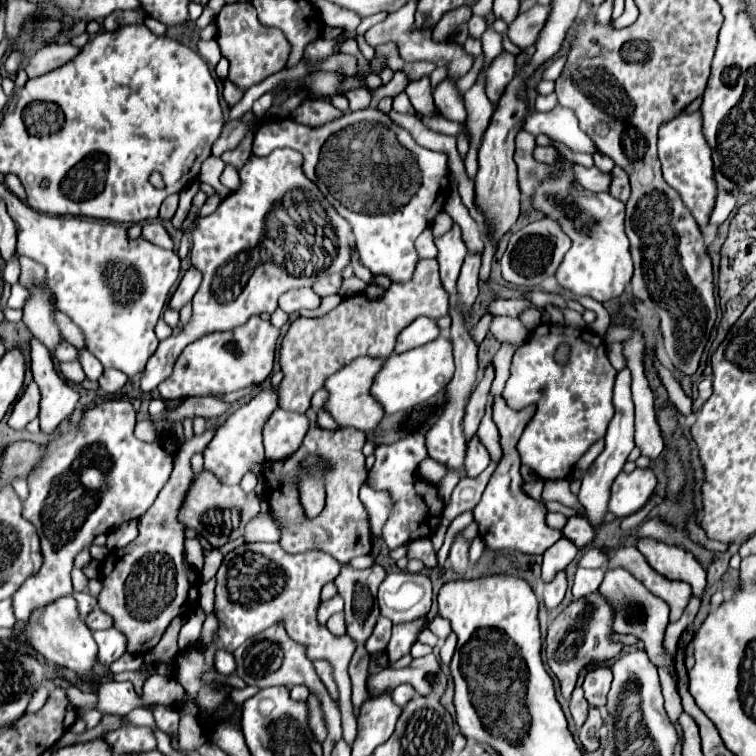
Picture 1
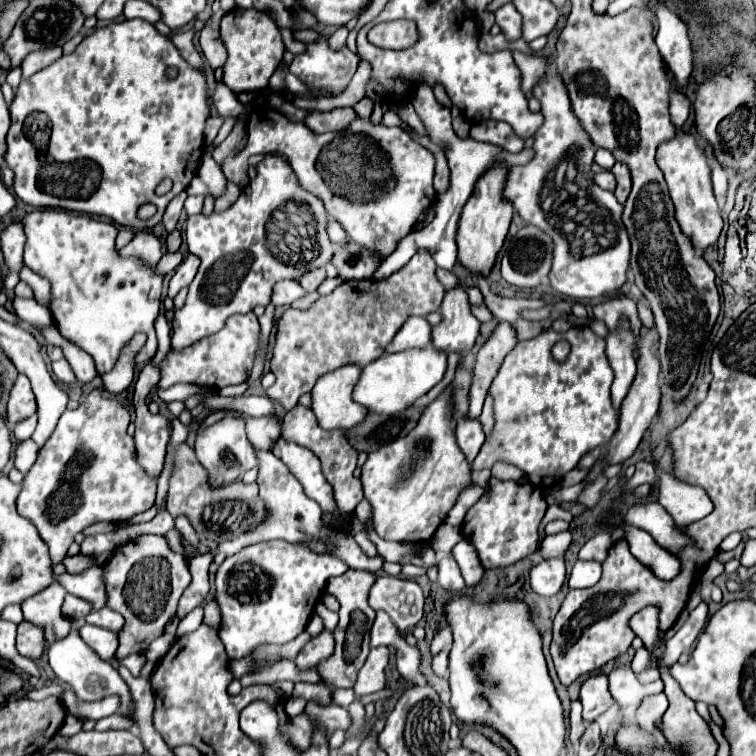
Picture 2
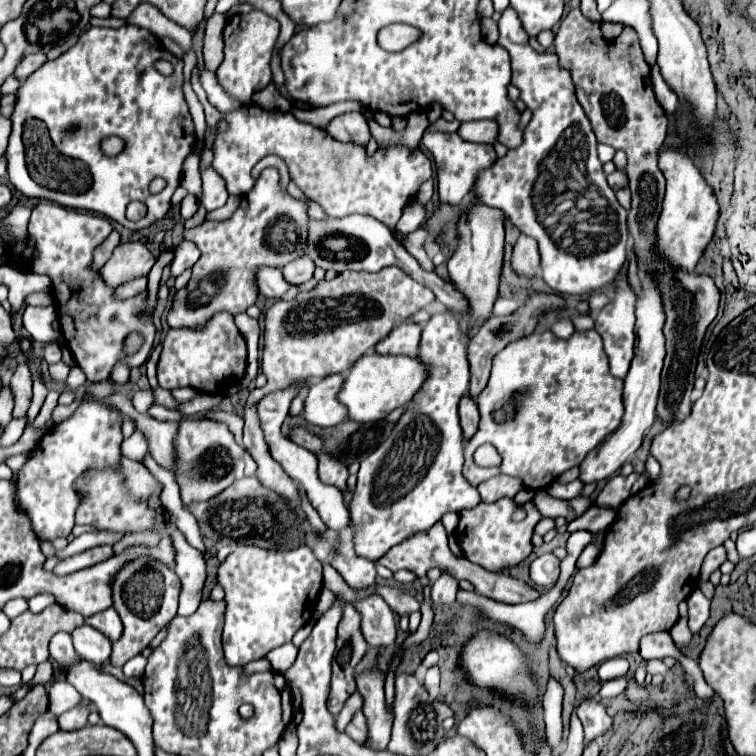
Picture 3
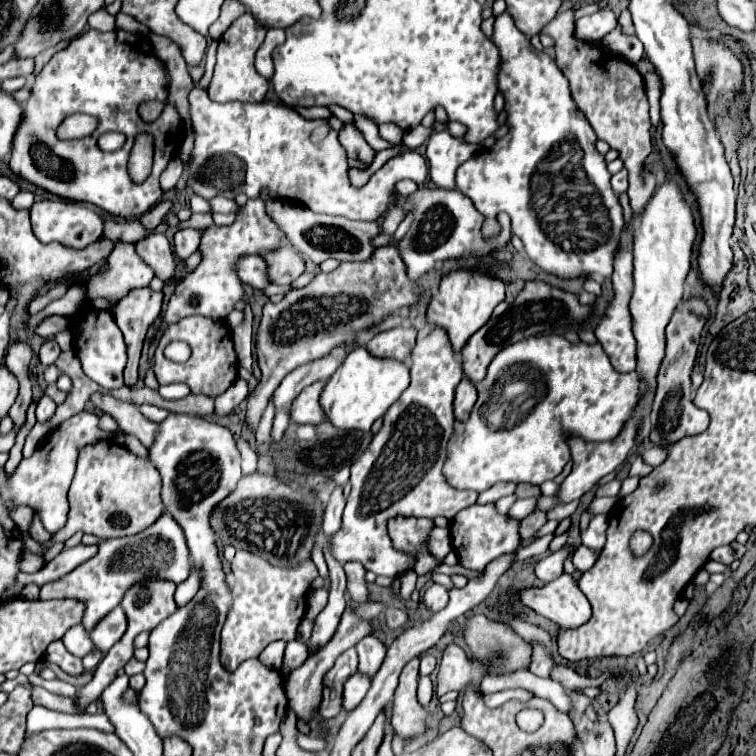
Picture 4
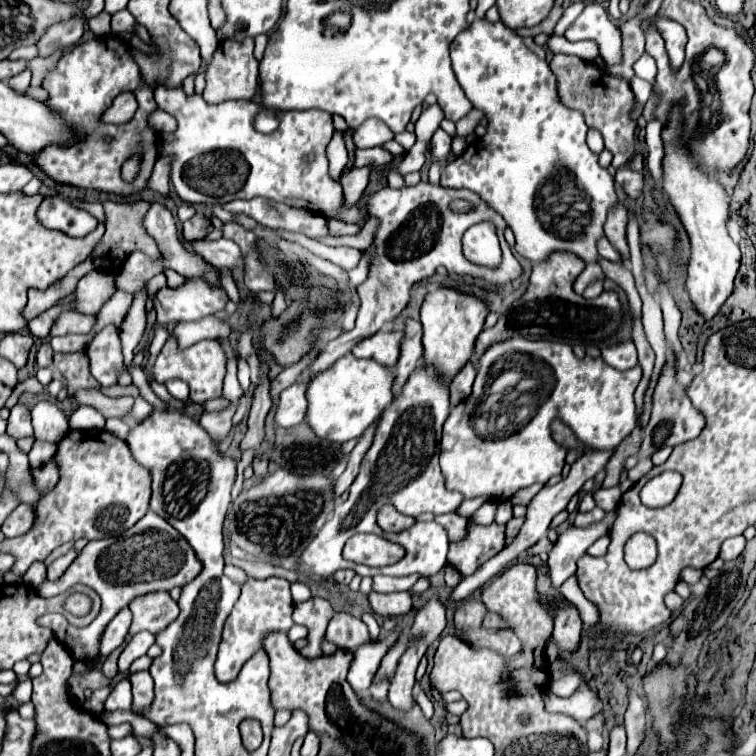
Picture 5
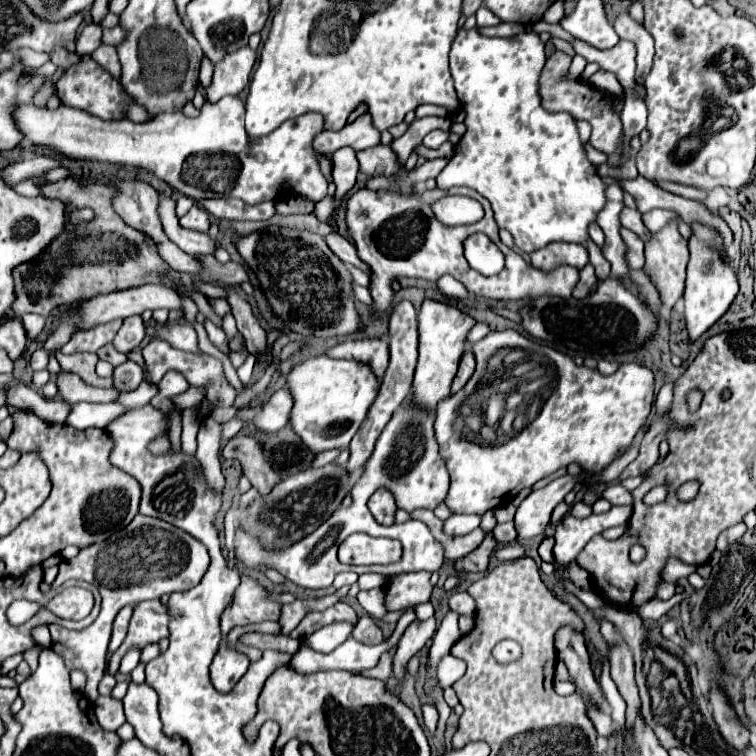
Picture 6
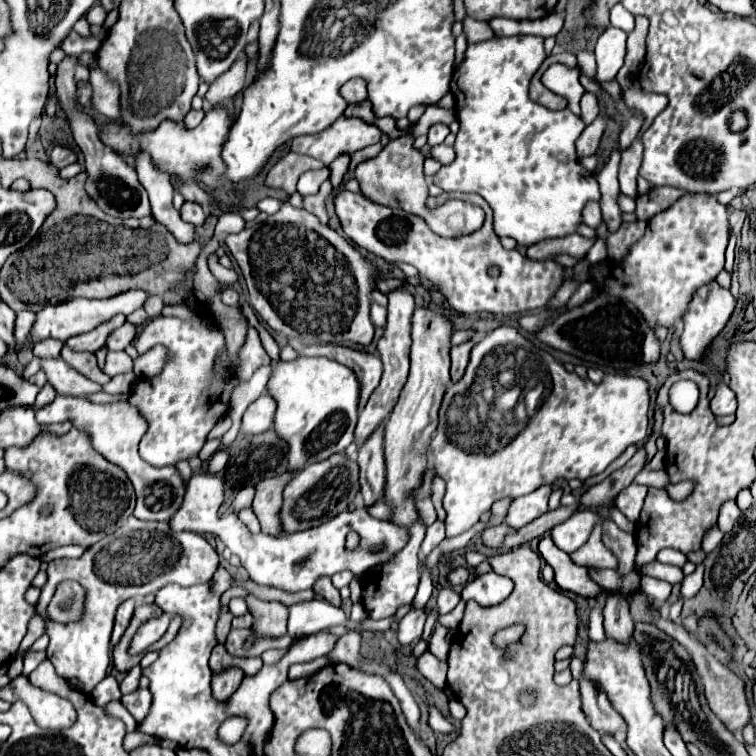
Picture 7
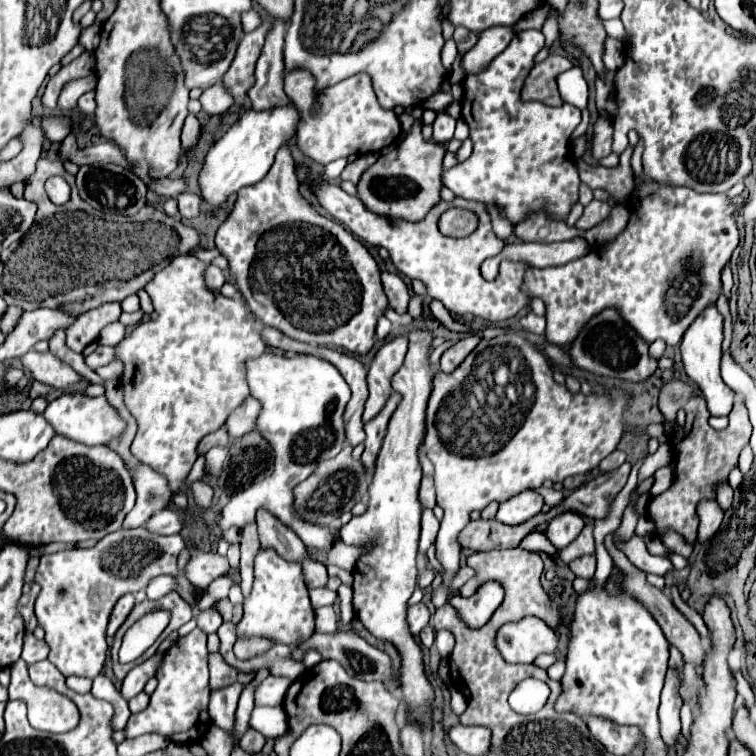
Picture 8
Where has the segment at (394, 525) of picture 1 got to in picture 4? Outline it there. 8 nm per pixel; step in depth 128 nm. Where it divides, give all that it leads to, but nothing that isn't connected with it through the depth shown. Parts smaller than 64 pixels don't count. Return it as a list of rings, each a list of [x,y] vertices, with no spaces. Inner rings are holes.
[[[432,326],[430,332],[416,342],[416,348],[412,350],[412,382],[408,390],[388,408],[384,414],[384,426],[380,432],[374,436],[372,444],[368,446],[368,452],[352,464],[352,492],[348,496],[346,508],[344,508],[344,518],[342,518],[342,528],[332,536],[332,554],[340,562],[356,560],[362,562],[364,568],[372,570],[378,576],[400,576],[402,572],[408,570],[410,566],[410,556],[404,556],[392,548],[390,536],[388,536],[388,520],[396,516],[420,516],[420,518],[436,518],[444,516],[452,520],[460,510],[476,504],[478,492],[462,492],[446,482],[446,476],[442,474],[442,466],[448,456],[448,440],[454,434],[454,392],[460,380],[464,378],[462,370],[462,360],[454,358],[456,352],[448,340],[448,334],[440,326]]]

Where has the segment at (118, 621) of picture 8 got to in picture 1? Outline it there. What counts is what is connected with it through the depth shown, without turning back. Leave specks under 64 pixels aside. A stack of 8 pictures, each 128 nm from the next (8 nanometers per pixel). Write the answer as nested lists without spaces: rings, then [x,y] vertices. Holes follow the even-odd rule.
[[[98,606],[86,616],[86,624],[88,628],[94,632],[94,630],[106,630],[112,626],[112,618],[108,618]]]

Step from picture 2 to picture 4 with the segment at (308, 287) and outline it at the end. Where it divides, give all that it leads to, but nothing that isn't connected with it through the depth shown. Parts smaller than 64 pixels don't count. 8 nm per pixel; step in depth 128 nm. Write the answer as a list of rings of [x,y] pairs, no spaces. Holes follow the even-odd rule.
[[[280,248],[280,252],[272,252],[264,256],[264,260],[268,262],[268,276],[272,276],[272,284],[290,284],[306,270],[306,262],[302,260],[302,256],[288,248]]]

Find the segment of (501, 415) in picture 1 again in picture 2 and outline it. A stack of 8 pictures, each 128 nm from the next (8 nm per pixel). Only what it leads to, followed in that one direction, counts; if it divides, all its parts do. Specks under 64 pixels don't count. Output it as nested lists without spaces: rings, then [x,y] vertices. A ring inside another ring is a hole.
[[[492,476],[486,494],[468,510],[462,524],[462,534],[476,546],[484,568],[510,566],[538,550],[540,522],[546,514],[546,508],[548,504],[538,488],[512,480],[502,482]]]

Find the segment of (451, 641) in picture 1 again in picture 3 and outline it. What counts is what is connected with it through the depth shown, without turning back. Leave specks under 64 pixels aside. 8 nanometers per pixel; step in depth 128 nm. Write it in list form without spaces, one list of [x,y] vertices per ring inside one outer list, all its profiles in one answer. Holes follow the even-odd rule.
[[[432,666],[432,668],[428,668],[428,670],[426,670],[424,686],[426,686],[430,696],[436,700],[439,694],[440,686],[440,668],[438,668],[438,666]]]

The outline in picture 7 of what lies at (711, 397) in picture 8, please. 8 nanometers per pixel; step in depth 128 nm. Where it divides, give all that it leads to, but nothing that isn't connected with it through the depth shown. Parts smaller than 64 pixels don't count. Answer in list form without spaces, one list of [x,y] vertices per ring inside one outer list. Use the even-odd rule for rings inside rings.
[[[716,280],[700,286],[692,296],[692,302],[688,304],[688,312],[684,316],[684,332],[680,336],[684,356],[690,360],[700,360],[712,338],[716,338],[718,332],[726,326],[732,310],[734,310],[734,296],[730,294],[728,288],[722,288]],[[718,384],[718,386],[716,386],[716,396],[712,398],[710,408],[712,408],[712,412],[714,412],[716,416],[734,414],[734,410],[736,410],[736,396],[734,396],[734,392],[732,392],[728,386]]]

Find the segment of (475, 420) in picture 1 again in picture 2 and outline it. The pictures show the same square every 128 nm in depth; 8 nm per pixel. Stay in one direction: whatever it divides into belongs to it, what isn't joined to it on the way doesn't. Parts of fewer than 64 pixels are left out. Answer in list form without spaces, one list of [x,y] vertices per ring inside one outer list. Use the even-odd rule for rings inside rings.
[[[500,322],[496,332],[480,348],[478,360],[474,366],[474,380],[472,380],[472,388],[470,388],[470,410],[468,410],[470,420],[476,420],[480,416],[488,388],[490,388],[492,380],[496,378],[496,372],[498,372],[504,356],[514,346],[516,346],[514,330],[510,328],[508,322]]]

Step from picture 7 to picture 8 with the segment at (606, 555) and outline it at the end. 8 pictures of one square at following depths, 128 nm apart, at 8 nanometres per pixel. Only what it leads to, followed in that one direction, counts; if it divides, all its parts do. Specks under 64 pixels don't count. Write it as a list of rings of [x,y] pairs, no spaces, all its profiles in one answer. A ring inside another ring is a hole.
[[[586,524],[584,530],[580,532],[580,536],[572,542],[572,546],[560,550],[560,558],[564,564],[570,564],[572,560],[576,560],[580,556],[594,556],[596,554],[592,532],[594,532],[594,524]]]

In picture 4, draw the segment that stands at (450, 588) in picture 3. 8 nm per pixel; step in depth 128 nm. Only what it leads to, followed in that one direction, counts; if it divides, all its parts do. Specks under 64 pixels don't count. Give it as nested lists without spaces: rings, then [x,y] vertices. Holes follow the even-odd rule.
[[[432,584],[426,594],[424,594],[424,604],[428,606],[428,610],[438,612],[448,604],[448,590],[440,584]]]

